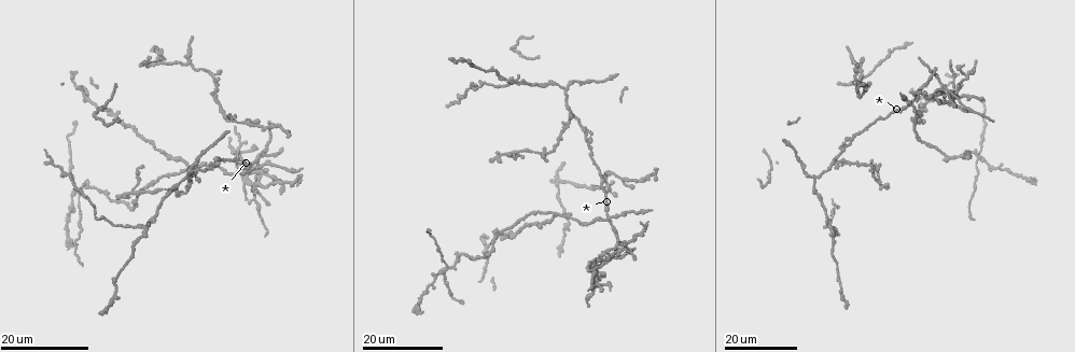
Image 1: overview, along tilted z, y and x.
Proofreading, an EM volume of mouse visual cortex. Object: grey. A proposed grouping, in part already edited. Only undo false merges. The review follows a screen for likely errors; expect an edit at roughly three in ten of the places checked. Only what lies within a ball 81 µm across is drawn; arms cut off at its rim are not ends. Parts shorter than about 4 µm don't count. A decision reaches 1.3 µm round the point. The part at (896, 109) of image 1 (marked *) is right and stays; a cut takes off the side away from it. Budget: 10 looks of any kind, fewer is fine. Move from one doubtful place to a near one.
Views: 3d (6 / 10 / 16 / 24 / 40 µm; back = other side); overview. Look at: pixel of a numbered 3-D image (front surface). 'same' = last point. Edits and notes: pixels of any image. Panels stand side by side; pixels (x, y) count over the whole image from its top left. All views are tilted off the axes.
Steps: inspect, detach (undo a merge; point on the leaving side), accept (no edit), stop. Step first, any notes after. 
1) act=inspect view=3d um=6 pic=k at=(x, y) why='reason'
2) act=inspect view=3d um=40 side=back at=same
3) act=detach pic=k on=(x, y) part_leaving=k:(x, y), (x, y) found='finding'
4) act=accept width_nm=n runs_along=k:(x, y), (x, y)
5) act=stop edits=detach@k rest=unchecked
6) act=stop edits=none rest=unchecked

act=inspect view=3d um=16 pic=1 at=(186, 63) why='three-way junction'

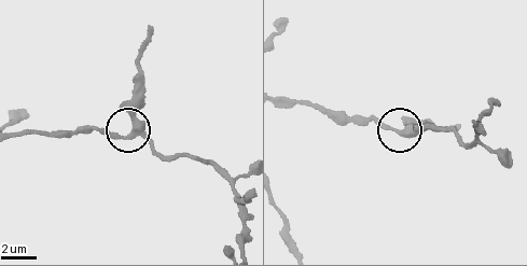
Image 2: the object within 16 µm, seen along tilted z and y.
act=inspect view=3d um=6 pic=2 at=(402, 133)

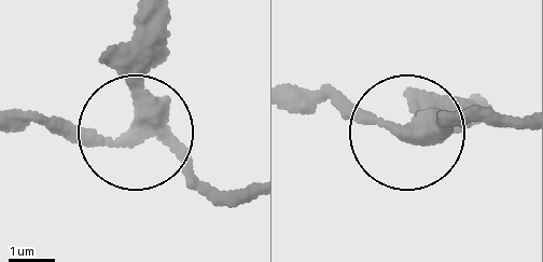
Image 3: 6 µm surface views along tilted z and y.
act=accept side_arm_um=7 runs_along=3:(253, 191), (217, 188), (136, 135), (140, 23) found='continuous, no second neuron'

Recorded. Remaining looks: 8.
act=inspect view=3d um=24 pic=1 at=(836, 162) why='four-way junction'

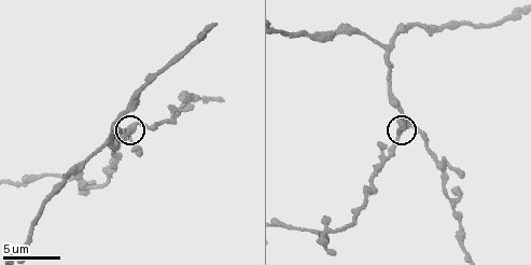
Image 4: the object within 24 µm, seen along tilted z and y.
act=inspect view=3d um=6 at=same

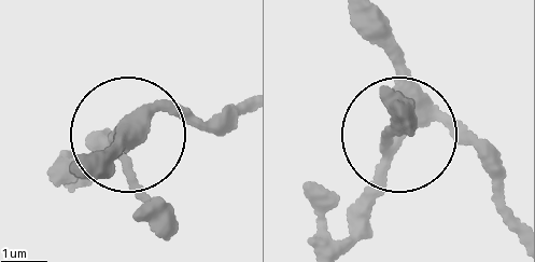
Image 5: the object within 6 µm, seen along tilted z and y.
act=accept width_nm=300 found='one neuron here'

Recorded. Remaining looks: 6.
act=inspect view=3d um=16 pic=1 at=(498, 234) why='two arms in line, one across'

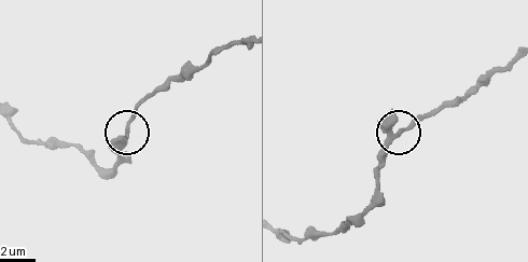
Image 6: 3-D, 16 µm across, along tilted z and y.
act=inspect view=3d um=6 pic=6 at=(390, 139) why='closer look'

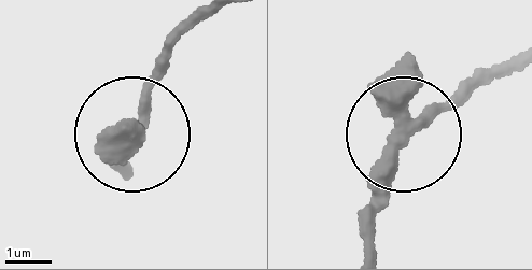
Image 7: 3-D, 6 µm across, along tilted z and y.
act=accept width_nm=280 runs_along=7:(518, 62), (411, 134), (360, 227) found='one neuron here'

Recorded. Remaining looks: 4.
act=inspect view=3d um=16 pic=1 at=(108, 109) why='thick turns thin'

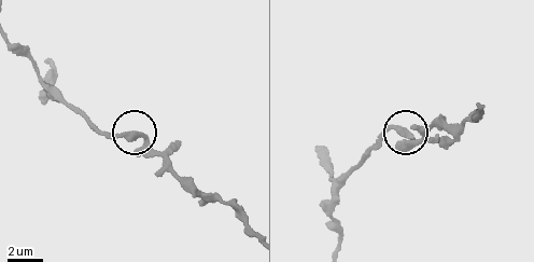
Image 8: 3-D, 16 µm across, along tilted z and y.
act=inspect view=3d um=6 pic=8 at=(124, 138)

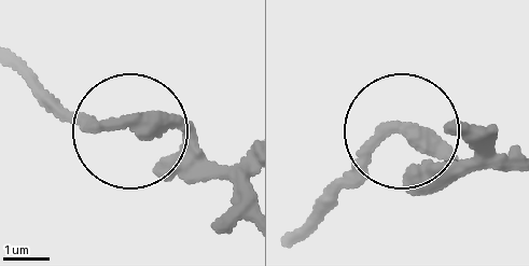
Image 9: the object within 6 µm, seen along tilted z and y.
act=accept runs_along=9:(491, 137), (451, 165), (378, 131), (339, 198) found='all the same neuron'

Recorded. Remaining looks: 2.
act=inspect view=3d um=16 pic=1 at=(446, 269) why='three arms meet'

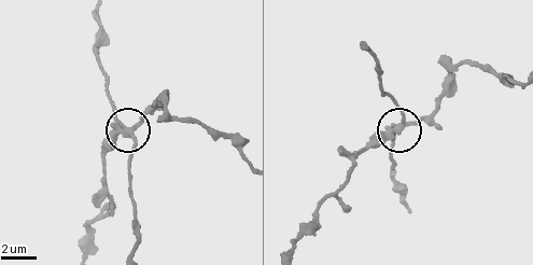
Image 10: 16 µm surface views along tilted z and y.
act=inspect view=3d um=6 pic=10 at=(134, 138)

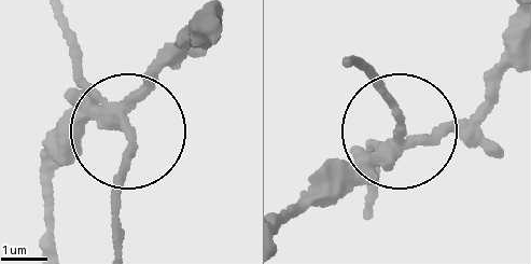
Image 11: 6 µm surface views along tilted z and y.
act=detach pic=11 on=(82, 54) arms=3 part_leaving=11:(117, 114), (120, 238) found='two neurons meet here'

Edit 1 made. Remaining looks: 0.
act=stop edits=detach@11 rest=unchecked

